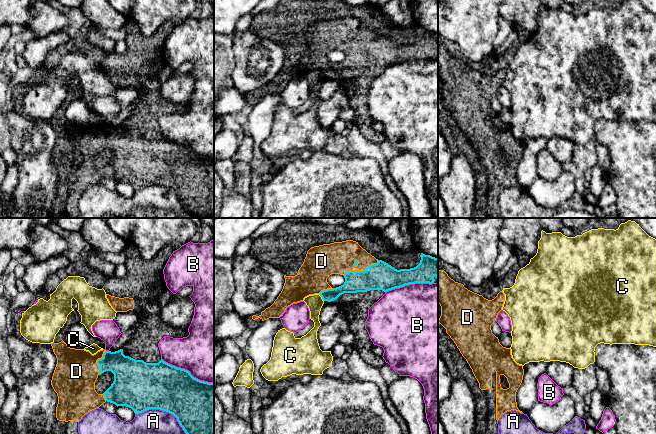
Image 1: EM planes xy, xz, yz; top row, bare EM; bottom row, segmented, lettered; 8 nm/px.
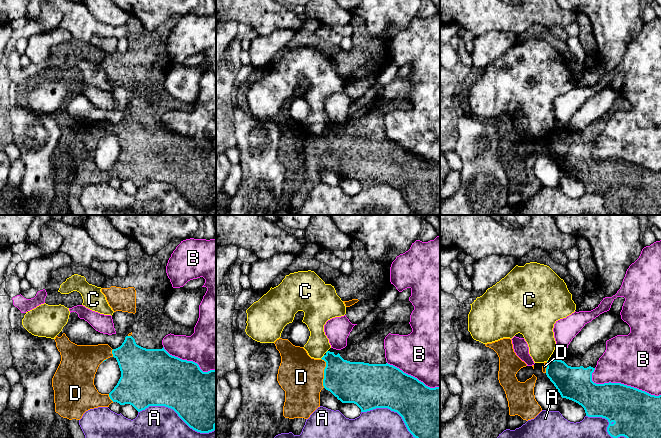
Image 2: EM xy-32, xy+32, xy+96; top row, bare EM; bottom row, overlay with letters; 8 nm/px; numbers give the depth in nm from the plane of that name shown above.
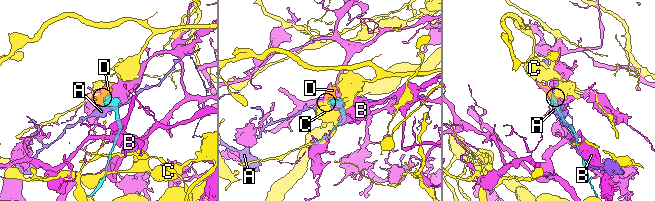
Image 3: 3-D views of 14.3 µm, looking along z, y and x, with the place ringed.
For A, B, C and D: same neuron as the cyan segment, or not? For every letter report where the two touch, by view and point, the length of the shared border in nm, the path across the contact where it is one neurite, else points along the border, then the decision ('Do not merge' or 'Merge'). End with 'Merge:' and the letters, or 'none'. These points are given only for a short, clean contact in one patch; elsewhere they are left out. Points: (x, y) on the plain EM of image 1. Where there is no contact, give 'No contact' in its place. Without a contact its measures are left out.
A: Touches cyan at xy (170, 188). Shared border 550 nm. Do not merge
B: Touches cyan at xy (186, 146). Shared border 460 nm. Do not merge
C: Touches cyan at xz (322, 74). Shared border 80 nm. Boundary: xz (318, 70), (323, 77). Do not merge
D: Touches cyan at xz (361, 47). Shared border 320 nm. Merge
Merge: D

